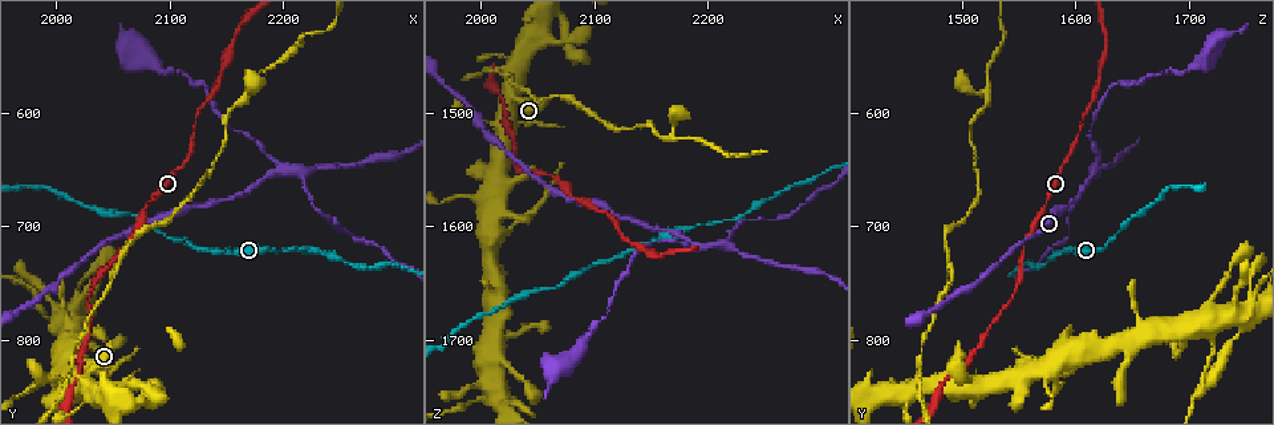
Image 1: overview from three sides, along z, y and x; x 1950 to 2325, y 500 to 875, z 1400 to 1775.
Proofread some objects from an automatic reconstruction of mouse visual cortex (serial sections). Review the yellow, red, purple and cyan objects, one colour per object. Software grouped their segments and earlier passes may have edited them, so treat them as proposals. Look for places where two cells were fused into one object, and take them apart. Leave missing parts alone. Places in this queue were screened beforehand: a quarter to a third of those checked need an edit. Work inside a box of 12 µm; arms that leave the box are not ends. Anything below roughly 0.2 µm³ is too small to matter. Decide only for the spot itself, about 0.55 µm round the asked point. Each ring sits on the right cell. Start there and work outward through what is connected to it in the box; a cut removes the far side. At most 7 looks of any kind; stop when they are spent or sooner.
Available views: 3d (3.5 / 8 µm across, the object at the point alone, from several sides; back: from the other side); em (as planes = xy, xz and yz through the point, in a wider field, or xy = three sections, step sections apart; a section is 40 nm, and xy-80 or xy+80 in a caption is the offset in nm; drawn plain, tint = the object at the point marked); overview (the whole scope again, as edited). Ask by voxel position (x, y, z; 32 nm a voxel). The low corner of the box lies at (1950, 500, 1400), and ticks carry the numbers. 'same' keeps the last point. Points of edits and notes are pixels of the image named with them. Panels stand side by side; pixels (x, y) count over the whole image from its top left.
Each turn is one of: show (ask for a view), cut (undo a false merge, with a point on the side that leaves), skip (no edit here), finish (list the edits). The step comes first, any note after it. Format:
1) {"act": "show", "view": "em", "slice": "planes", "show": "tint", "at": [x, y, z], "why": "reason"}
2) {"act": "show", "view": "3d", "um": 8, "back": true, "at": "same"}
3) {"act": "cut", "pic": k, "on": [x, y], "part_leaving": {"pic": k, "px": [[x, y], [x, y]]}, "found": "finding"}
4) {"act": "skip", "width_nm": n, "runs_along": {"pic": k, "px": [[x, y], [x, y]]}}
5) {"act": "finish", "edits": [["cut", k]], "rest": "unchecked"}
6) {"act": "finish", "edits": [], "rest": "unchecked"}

{"act": "show", "view": "3d", "um": 3.5, "at": [2194, 652, 1618], "why": "sharp bend"}

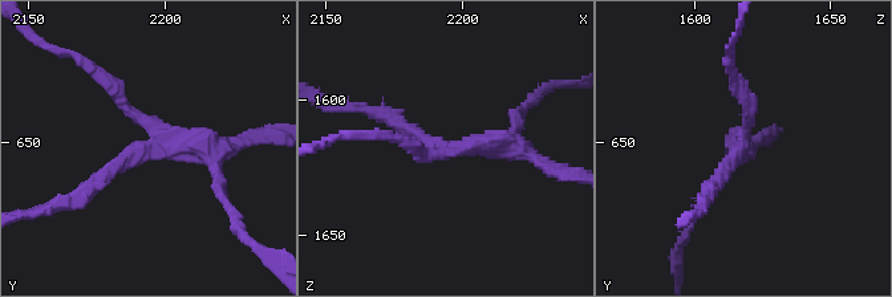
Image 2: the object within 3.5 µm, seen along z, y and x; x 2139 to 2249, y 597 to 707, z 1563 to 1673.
{"act": "show", "view": "em", "slice": "planes", "show": "tint", "at": [2196, 652, 1619]}

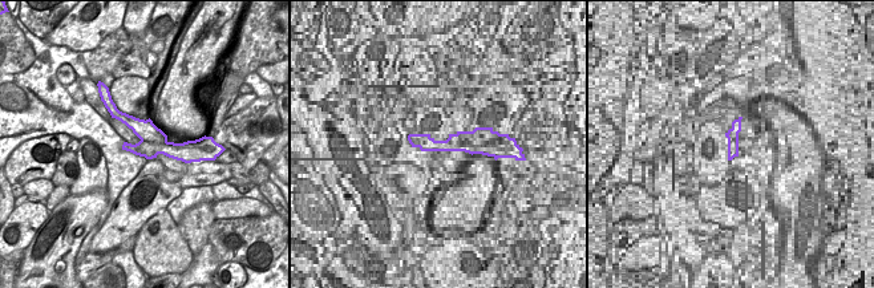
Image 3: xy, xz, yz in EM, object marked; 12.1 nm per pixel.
{"act": "cut", "pic": 2, "on": [751, 102], "arms": 3, "arm_widths_nm": [150, 200, 250], "part_leaving": {"pic": 2, "px": [[743, 137], [750, 108], [730, 55]]}, "found": "two cells meet here"}

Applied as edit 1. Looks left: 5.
{"act": "show", "view": "3d", "um": 3.5, "at": [2200, 722, 1602], "why": "thin neck"}

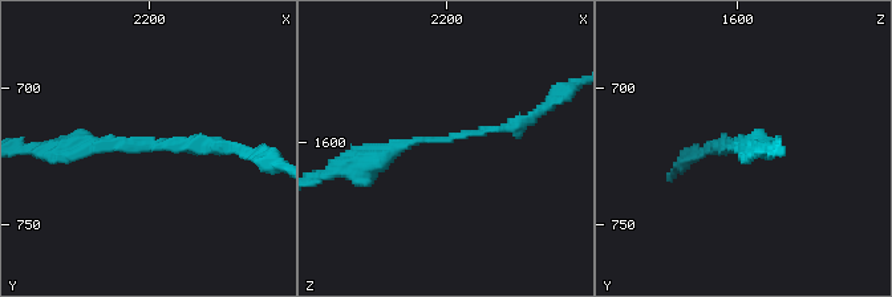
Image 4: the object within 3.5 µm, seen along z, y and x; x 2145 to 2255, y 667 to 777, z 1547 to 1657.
{"act": "show", "view": "em", "slice": "xy", "step": 1, "show": "tint", "at": [2199, 720, 1599], "arm_widths_nm": [100, 200]}

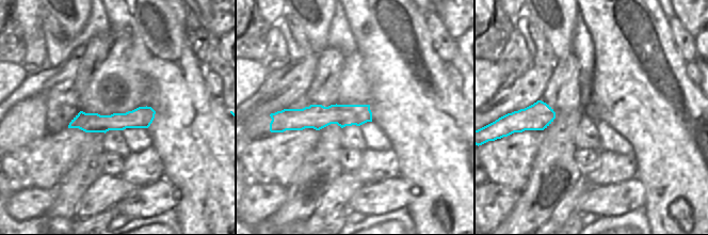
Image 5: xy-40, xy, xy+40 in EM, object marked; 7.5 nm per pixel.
{"act": "show", "view": "em", "slice": "xy", "step": 3, "show": "tint", "at": "same"}

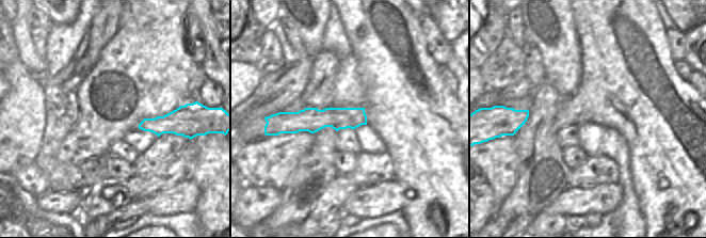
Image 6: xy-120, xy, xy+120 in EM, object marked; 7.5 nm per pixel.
{"act": "skip", "runs_along": {"pic": 4, "px": [[364, 169], [400, 145], [535, 117]]}, "found": "one cell here"}

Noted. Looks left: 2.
{"act": "show", "view": "3d", "um": 3.5, "at": [2028, 840, 1460], "why": "a narrow waist"}

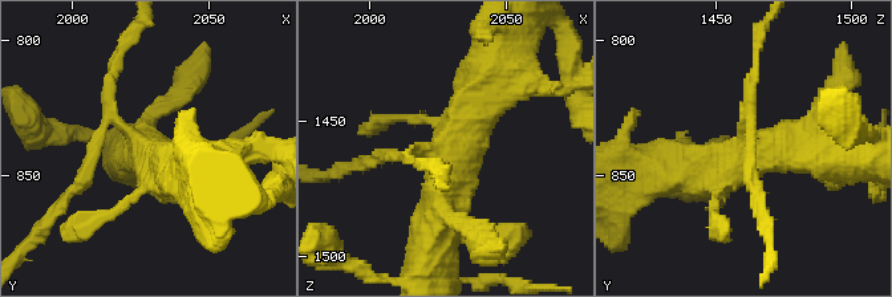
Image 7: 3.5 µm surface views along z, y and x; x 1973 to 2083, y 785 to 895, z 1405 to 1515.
{"act": "show", "view": "em", "slice": "planes", "show": "tint", "at": [2030, 842, 1463], "arms": 4, "arm_widths_nm": [100, 100, 250, 500]}

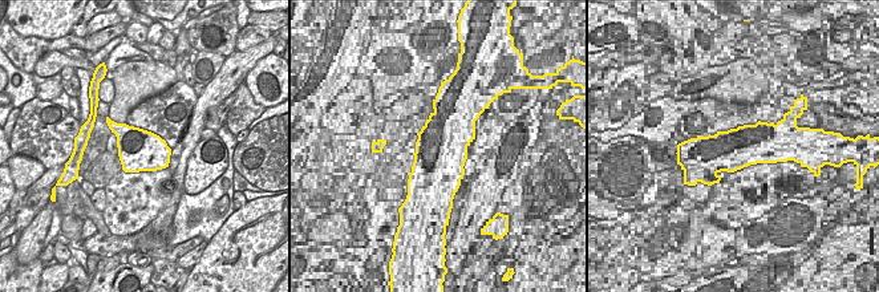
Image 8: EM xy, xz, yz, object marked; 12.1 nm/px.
{"act": "cut", "pic": 7, "on": [749, 84], "part_leaving": {"pic": 7, "px": [[745, 127], [758, 37]]}, "found": "a second cell is stuck on"}

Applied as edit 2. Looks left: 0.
{"act": "finish", "edits": [["cut", 2], ["cut", 7]], "rest": "unchecked"}

